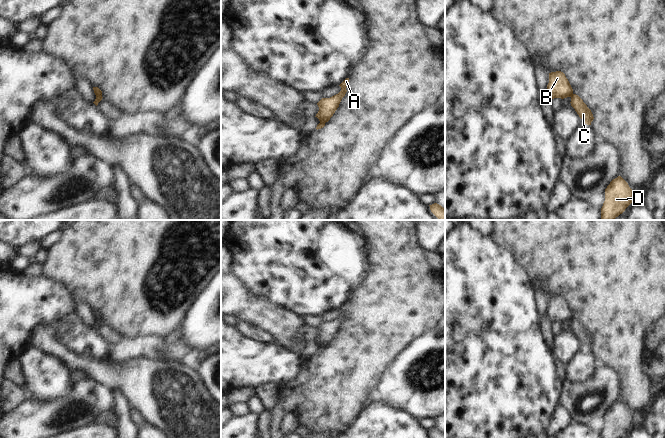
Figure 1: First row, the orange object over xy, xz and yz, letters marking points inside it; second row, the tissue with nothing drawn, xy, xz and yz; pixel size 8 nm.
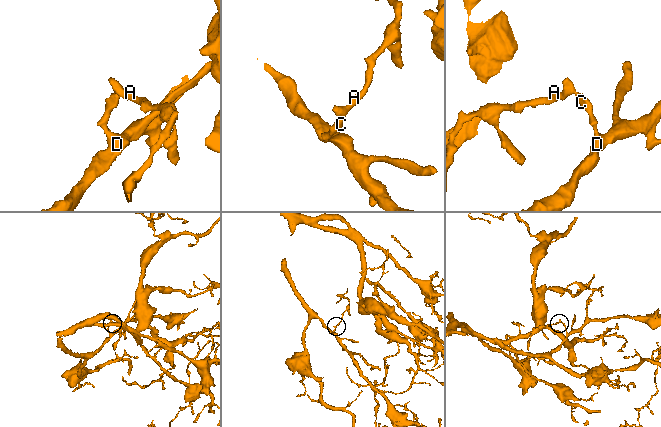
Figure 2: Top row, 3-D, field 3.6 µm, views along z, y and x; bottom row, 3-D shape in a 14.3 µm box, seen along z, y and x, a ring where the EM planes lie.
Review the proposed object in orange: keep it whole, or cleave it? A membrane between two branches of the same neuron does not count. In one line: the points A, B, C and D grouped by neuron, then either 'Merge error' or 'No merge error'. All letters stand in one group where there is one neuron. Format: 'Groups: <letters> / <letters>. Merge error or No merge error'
Groups: A B / C D. Merge error.

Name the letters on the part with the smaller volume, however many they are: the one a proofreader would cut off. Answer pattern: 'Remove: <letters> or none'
Remove: A, B

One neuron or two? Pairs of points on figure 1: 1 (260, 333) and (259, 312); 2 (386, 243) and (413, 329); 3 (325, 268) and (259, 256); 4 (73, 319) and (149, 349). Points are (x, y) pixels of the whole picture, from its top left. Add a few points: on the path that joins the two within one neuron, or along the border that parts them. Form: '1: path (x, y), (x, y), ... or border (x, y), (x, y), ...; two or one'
1: border (238, 319), (246, 319), (263, 327), (277, 339); two
2: path (398, 264), (402, 286), (402, 308); one
3: path (309, 264), (299, 256), (275, 256); one
4: path (90, 339), (100, 349), (129, 349); one

